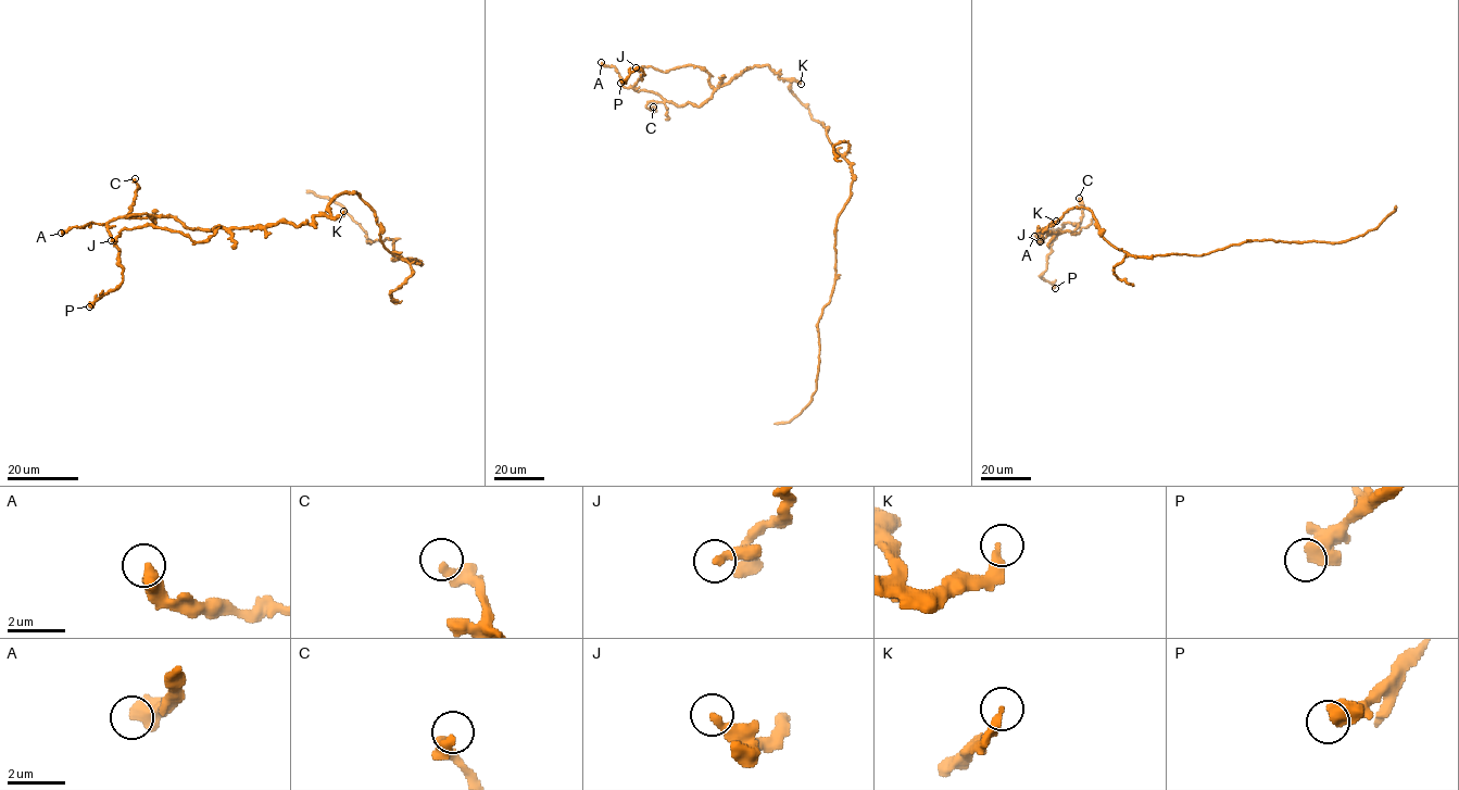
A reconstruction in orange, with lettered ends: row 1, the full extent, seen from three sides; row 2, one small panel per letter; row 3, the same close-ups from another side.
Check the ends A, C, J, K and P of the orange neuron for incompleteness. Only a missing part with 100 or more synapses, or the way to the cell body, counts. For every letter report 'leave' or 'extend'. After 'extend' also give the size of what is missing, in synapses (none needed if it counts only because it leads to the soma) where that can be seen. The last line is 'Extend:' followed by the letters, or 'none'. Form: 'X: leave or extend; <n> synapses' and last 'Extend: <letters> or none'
A: leave
C: leave
J: leave
K: leave
P: leave
Extend: none

